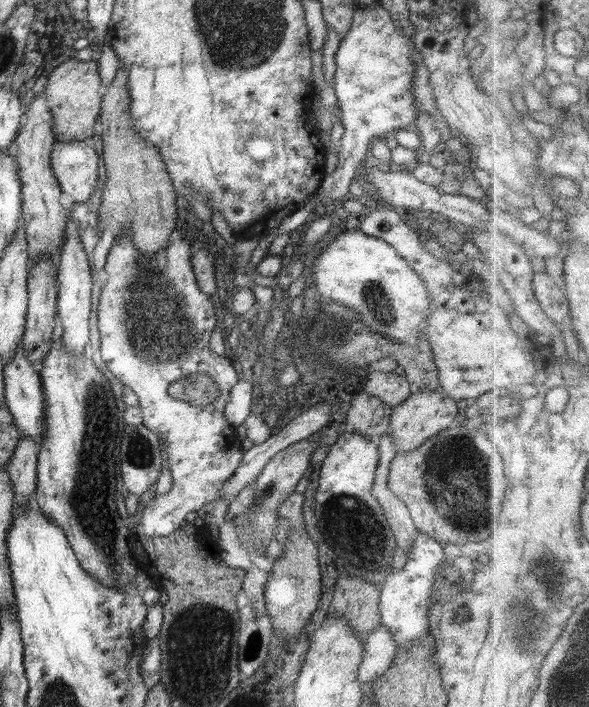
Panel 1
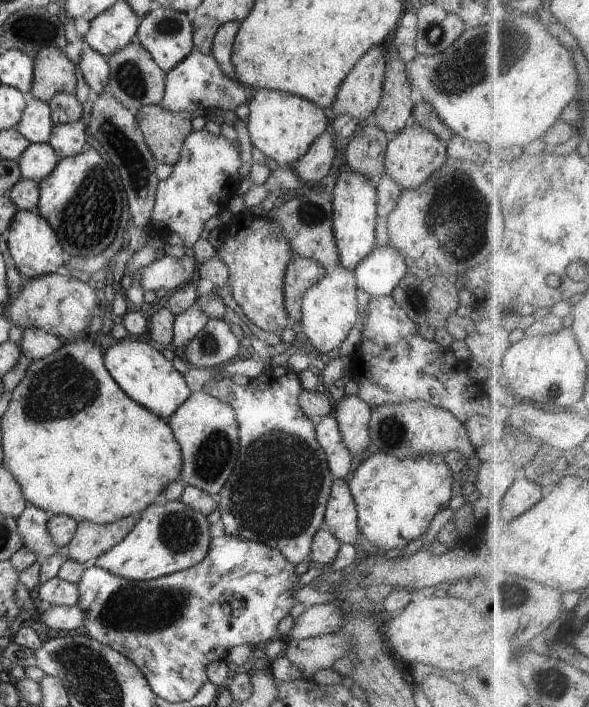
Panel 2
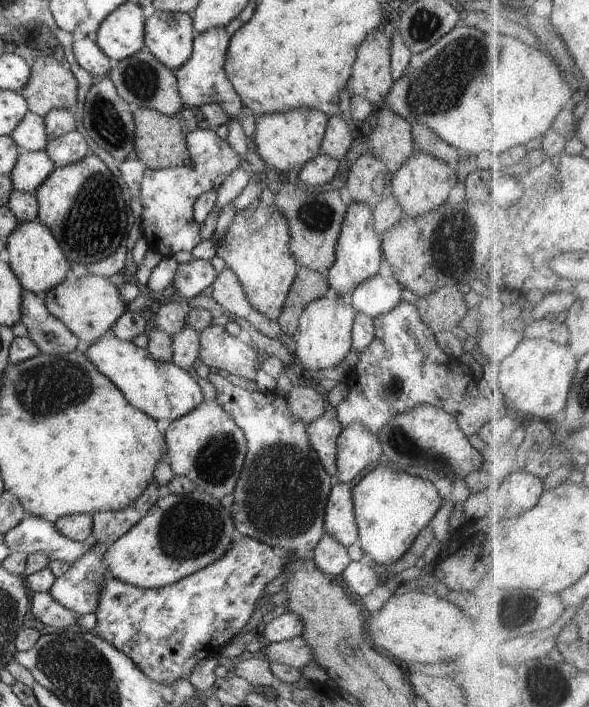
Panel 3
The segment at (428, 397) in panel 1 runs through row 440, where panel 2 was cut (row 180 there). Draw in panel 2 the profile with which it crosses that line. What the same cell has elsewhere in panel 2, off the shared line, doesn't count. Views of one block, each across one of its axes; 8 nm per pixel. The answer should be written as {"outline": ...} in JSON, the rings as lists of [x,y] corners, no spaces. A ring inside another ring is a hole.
{"outline":[[[412,123],[400,132],[390,136],[384,151],[384,168],[386,175],[395,180],[404,189],[418,188],[429,176],[443,167],[446,156],[446,145],[433,132],[420,123]]]}

